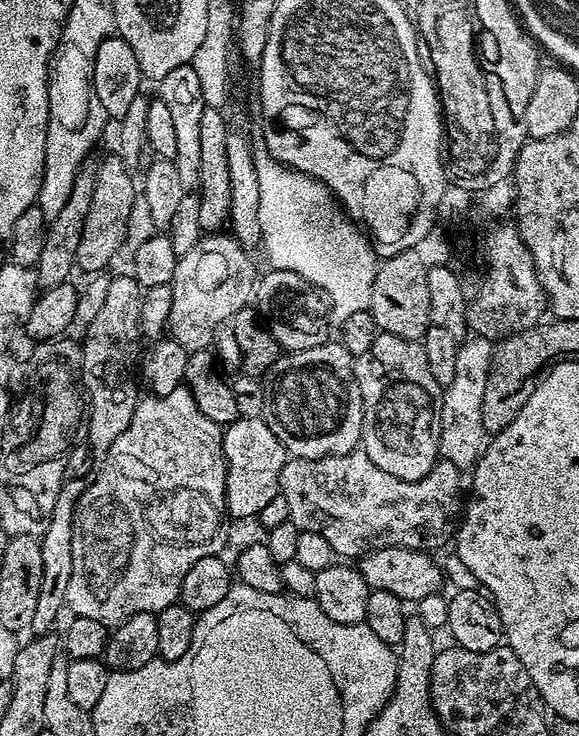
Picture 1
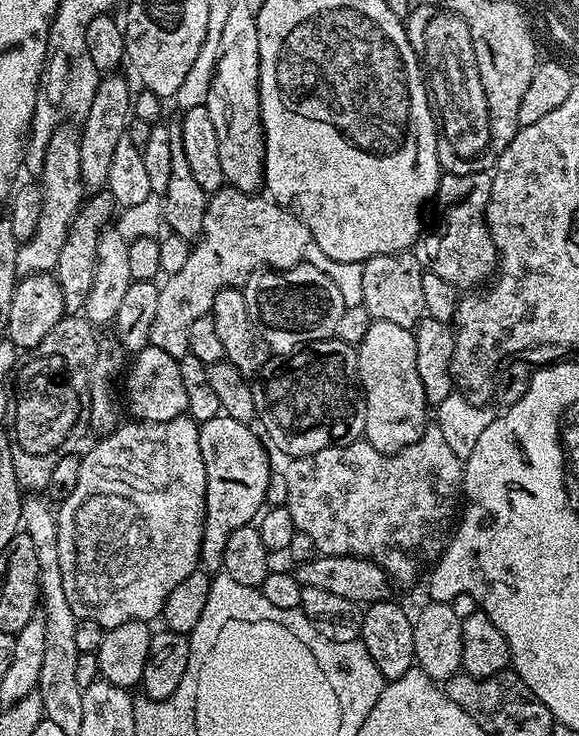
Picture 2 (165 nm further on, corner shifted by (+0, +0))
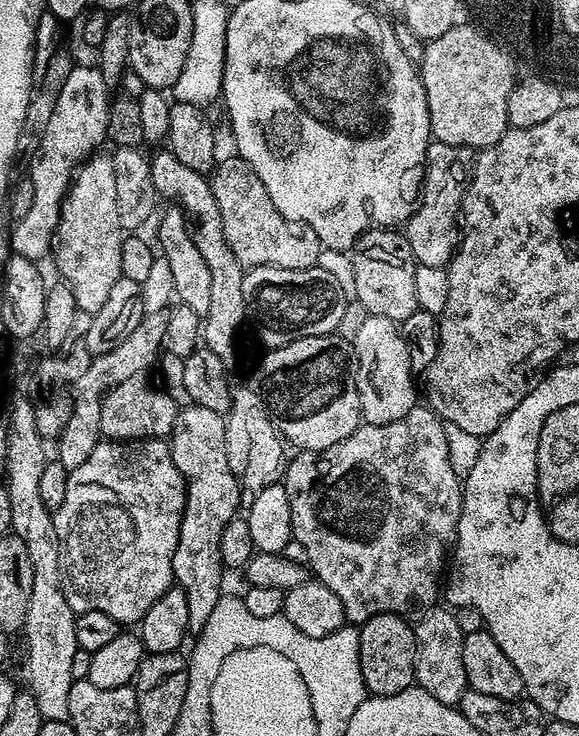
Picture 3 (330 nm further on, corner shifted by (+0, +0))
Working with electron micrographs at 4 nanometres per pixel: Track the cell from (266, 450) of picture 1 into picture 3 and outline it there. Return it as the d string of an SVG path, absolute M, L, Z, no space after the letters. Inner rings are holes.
M189 403L176 413L170 443L174 466L184 479L186 506L182 514L182 526L178 534L178 546L172 559L172 578L175 587L186 594L190 610L188 631L198 634L210 618L214 606L218 606L224 588L226 569L222 562L220 543L222 530L237 519L240 508L241 481L230 470L226 452L225 417L205 406Z

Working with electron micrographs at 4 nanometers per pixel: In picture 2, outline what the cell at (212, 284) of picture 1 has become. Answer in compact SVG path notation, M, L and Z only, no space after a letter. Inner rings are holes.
M225 186L211 193L206 206L206 218L202 218L202 234L191 245L186 262L178 274L167 277L160 284L158 310L154 314L154 326L150 326L151 347L166 350L166 354L177 358L189 355L190 326L198 318L209 315L214 306L214 298L227 288L240 288L255 272L281 268L292 268L307 257L310 247L308 227L290 208L283 208L275 200L264 194L243 192Z

